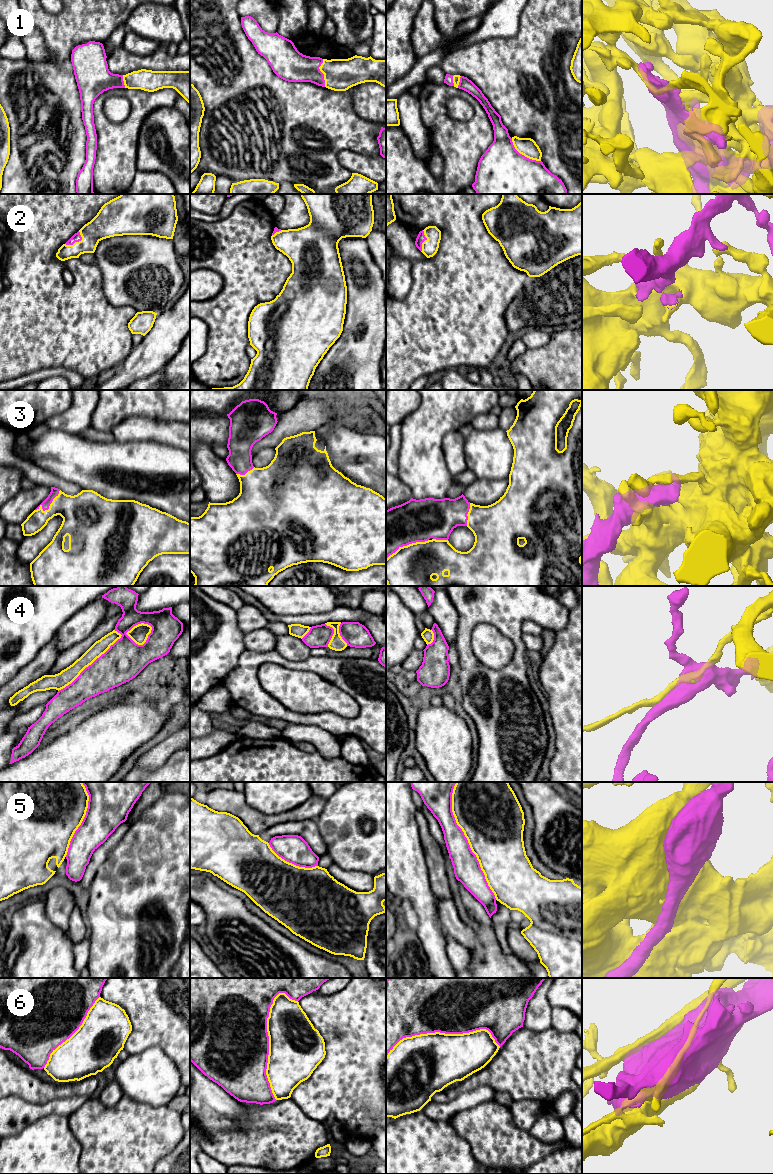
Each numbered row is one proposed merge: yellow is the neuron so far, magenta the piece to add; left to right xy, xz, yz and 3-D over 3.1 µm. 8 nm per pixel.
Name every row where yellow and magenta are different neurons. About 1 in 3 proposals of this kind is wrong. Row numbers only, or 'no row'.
2, 5, 6

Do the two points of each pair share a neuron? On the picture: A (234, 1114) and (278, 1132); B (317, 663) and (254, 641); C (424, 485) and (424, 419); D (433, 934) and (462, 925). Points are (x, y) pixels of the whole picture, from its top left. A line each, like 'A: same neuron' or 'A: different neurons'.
A: different neurons
B: different neurons
C: same neuron
D: different neurons

